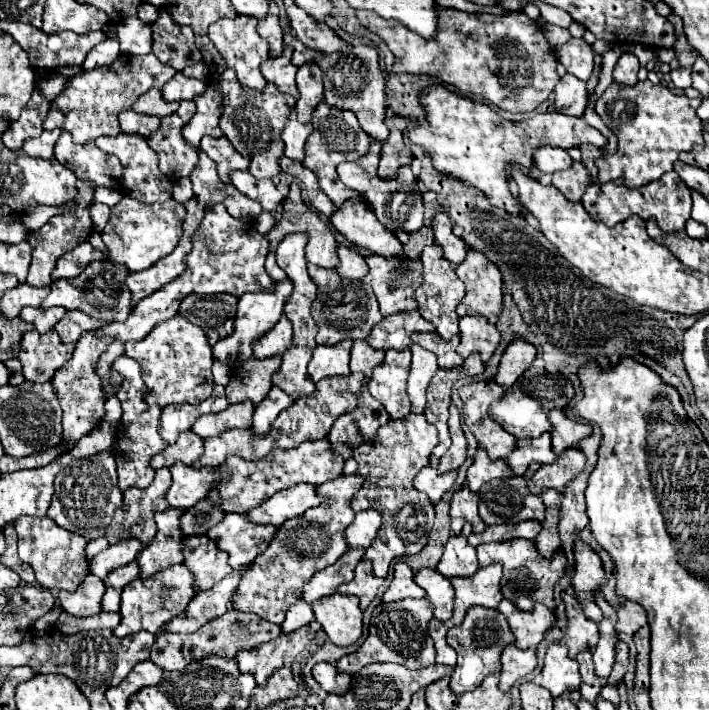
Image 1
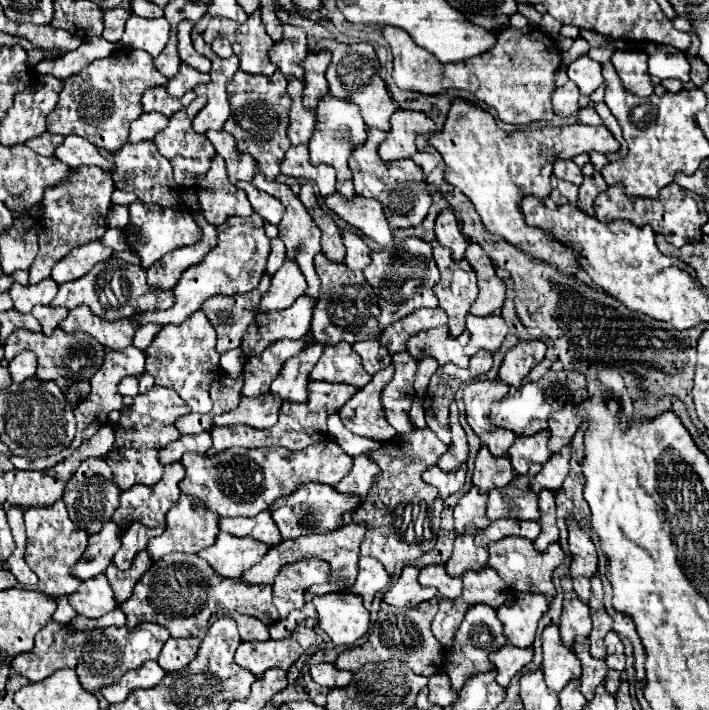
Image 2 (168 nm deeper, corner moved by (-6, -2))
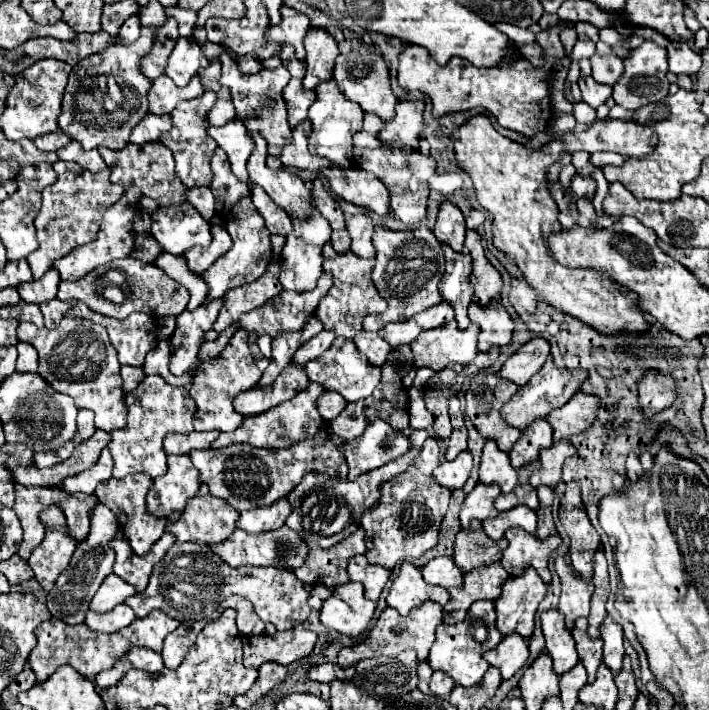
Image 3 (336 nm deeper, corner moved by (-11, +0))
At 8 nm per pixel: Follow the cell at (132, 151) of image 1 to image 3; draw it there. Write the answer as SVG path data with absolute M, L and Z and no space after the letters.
M127 142L123 150L107 150L99 148L105 164L111 168L111 182L123 186L123 188L139 188L145 196L153 198L159 206L179 206L185 202L187 188L179 182L175 172L175 160L167 146L161 142L145 142L145 144L133 144Z

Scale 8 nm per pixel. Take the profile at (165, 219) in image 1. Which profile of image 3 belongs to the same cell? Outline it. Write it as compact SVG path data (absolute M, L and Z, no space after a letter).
M189 204L171 208L157 208L151 214L151 236L159 242L165 252L183 254L193 246L211 244L209 222Z

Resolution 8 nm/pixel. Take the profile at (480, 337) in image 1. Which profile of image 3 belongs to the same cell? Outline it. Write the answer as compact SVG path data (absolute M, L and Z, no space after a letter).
M491 300L489 306L469 306L469 318L481 328L479 332L479 350L487 352L493 346L505 346L511 342L513 320L505 306L497 300Z

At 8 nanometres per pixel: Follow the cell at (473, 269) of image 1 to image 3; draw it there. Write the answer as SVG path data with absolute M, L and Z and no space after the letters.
M467 230L465 248L473 258L473 278L471 278L471 284L475 286L473 300L479 306L487 306L491 300L497 300L501 294L501 288L503 288L501 274L487 260L481 246L481 236L475 230Z

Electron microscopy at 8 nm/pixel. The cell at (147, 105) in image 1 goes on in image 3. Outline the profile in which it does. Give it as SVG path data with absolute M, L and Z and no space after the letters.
M163 76L163 78L157 78L151 86L151 94L149 94L149 112L151 114L167 114L171 112L181 100L191 100L191 98L197 98L205 92L205 88L201 86L199 82L199 76L195 76L189 86L185 88L179 88L171 82L171 78Z

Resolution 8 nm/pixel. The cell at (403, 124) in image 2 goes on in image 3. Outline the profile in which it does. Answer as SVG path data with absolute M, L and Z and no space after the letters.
M403 100L395 106L395 118L387 120L381 134L377 136L385 144L409 146L417 150L421 130L425 128L423 122L425 102L421 100Z

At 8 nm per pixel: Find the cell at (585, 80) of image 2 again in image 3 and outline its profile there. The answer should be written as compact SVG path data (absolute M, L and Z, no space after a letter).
M591 76L579 78L579 88L583 94L583 102L587 102L591 108L597 108L611 96L611 88L595 82Z

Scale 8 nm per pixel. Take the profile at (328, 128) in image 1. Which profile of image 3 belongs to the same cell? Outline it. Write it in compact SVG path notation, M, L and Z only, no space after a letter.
M335 80L323 82L321 86L317 86L315 94L317 94L317 100L309 110L309 118L313 124L313 132L309 136L309 150L313 156L329 158L335 166L347 170L353 166L353 134L363 128L365 112L357 102L351 102L341 94Z

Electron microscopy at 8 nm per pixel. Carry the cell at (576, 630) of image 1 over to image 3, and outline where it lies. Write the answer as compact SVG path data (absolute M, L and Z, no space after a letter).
M559 556L555 560L555 570L561 578L559 612L565 616L567 630L573 630L575 620L589 614L593 584L583 582L583 578L579 578L579 574L575 574L569 556Z

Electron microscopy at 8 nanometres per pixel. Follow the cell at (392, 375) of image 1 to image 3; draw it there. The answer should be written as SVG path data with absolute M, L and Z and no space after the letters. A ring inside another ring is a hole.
M413 432L409 436L411 446L409 452L393 462L387 462L385 466L381 466L379 470L371 470L367 474L361 474L355 482L339 482L333 478L327 478L325 474L307 474L301 484L287 496L293 512L289 514L289 518L285 520L285 524L295 530L303 540L307 540L309 546L319 546L319 548L327 548L327 546L335 546L335 542L341 542L343 538L347 538L351 532L355 532L359 528L359 518L363 514L363 510L371 508L377 500L379 500L379 484L385 480L391 480L395 474L401 474L403 470L407 470L411 466L411 462L417 458L423 442L427 438L427 432ZM309 494L317 494L319 502L307 512L303 514L301 504Z

